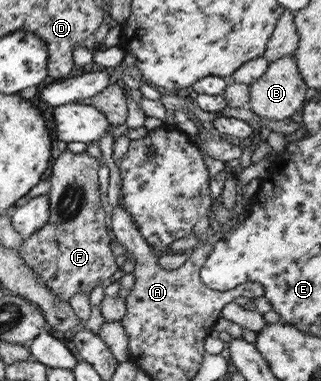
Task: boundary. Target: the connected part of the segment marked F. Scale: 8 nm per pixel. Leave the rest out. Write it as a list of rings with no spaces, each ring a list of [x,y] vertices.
[[[64,150],[51,159],[50,168],[45,175],[50,183],[47,192],[48,219],[44,226],[30,236],[23,237],[23,243],[16,250],[22,262],[31,268],[44,282],[47,289],[57,299],[68,302],[74,293],[86,293],[100,285],[117,269],[109,242],[113,240],[106,224],[104,212],[100,207],[98,176],[96,170],[102,165],[84,151],[72,154]]]

